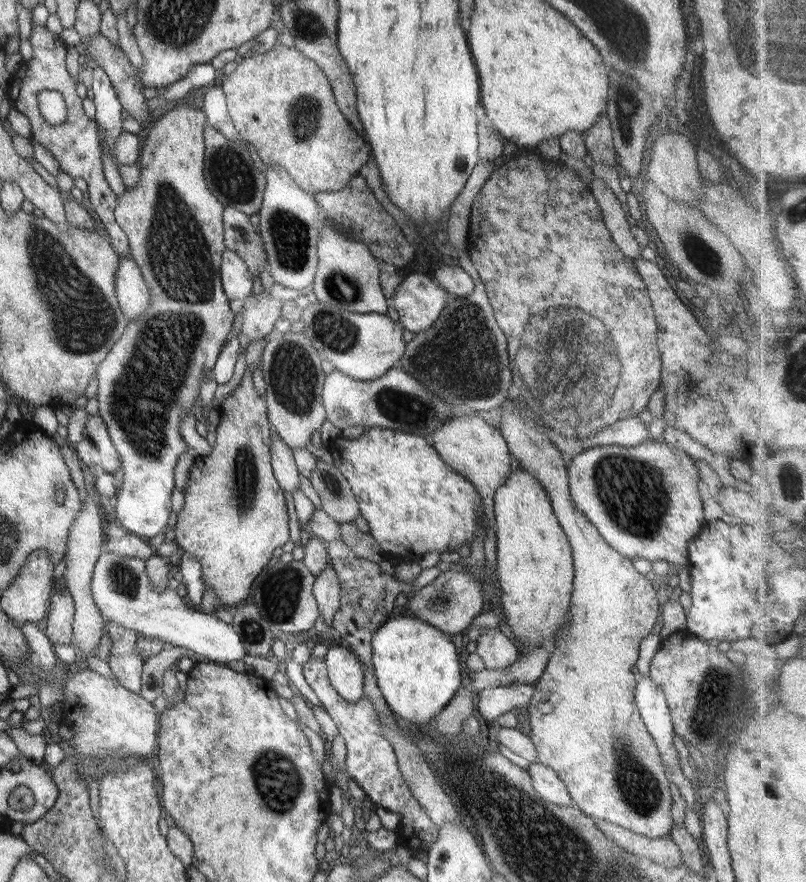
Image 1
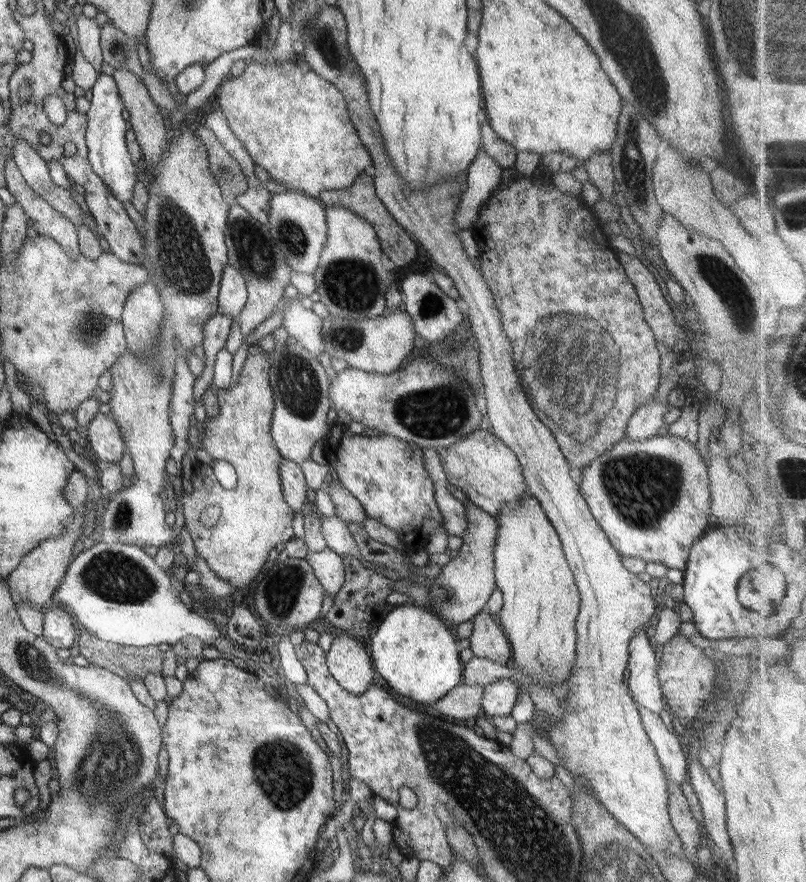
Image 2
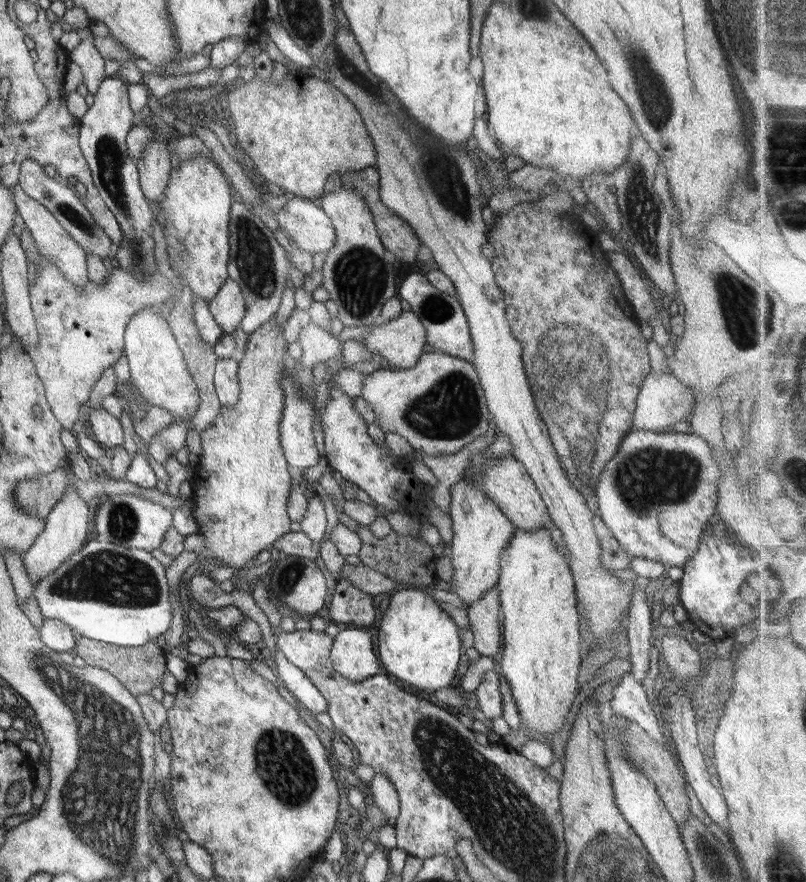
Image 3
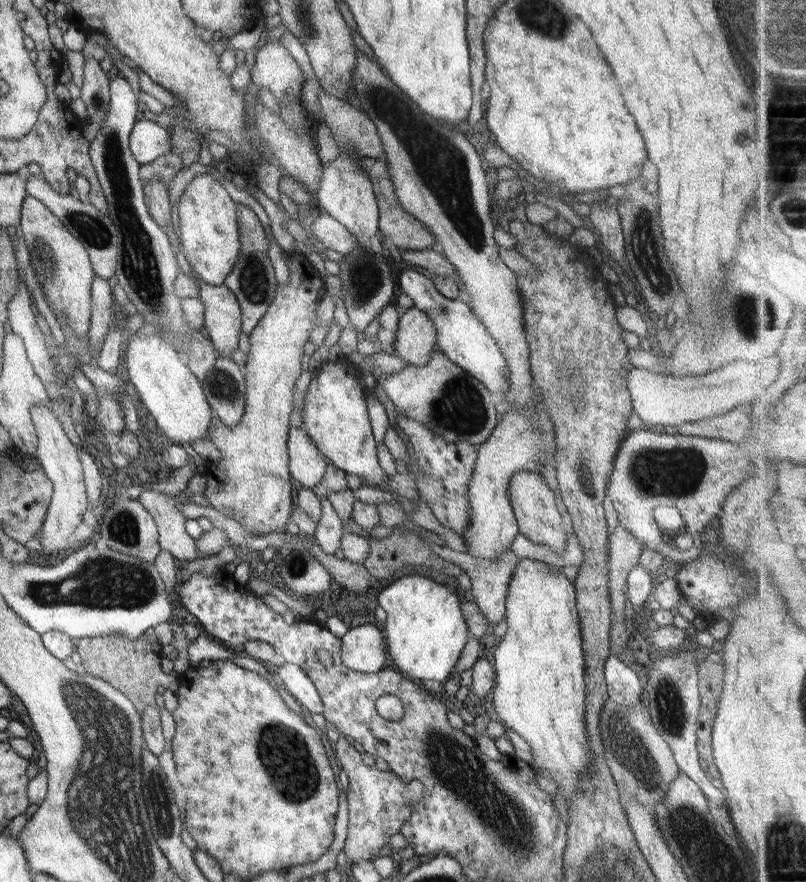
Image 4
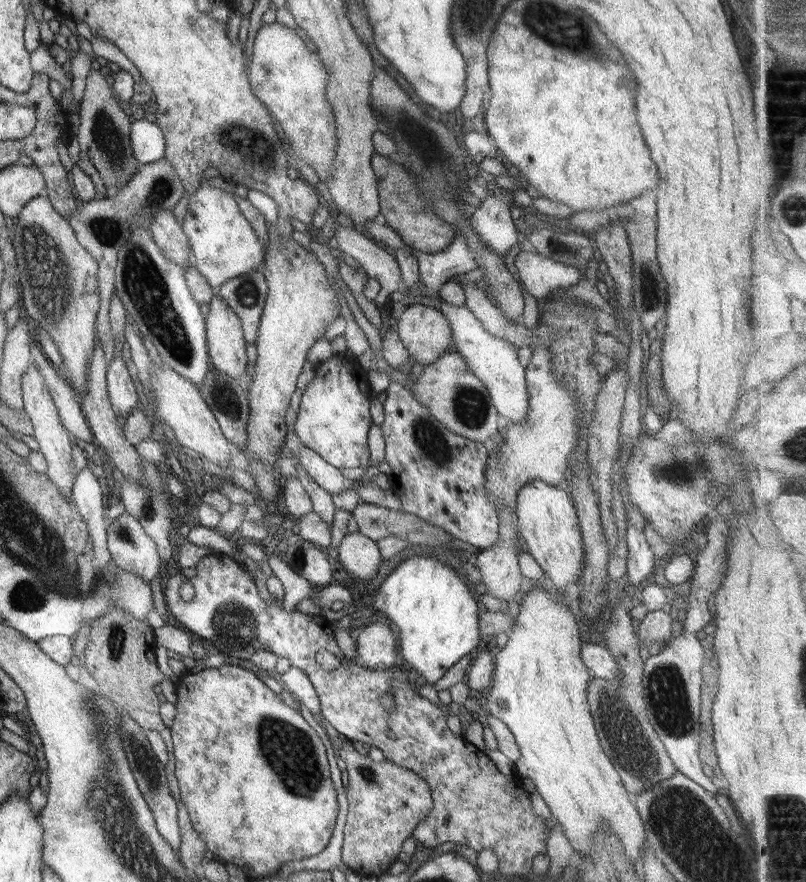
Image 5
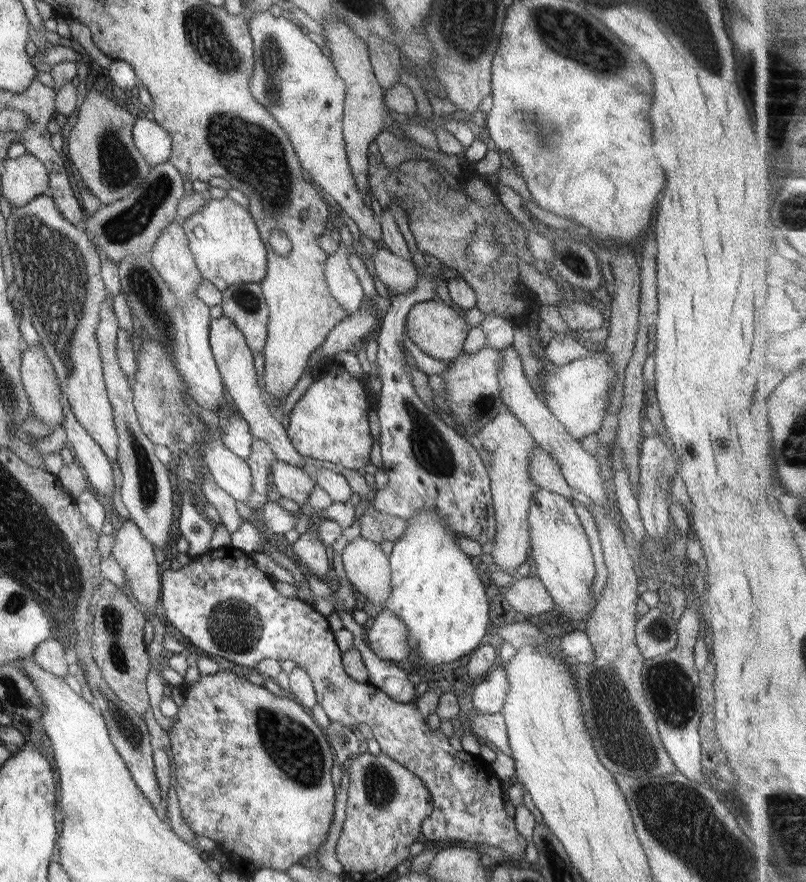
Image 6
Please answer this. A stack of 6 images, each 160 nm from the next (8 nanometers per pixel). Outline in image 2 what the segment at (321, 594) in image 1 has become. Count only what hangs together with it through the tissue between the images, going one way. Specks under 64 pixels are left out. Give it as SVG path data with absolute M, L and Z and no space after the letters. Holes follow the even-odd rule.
M331 549L308 551L305 561L313 570L315 579L323 587L324 593L334 596L344 581L344 566L341 557Z

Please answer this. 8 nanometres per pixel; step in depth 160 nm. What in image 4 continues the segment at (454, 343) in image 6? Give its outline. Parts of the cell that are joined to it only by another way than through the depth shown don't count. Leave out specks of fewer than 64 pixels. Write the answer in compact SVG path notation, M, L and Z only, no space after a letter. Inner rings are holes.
M413 306L404 309L398 318L393 354L409 365L428 364L437 333L433 321L424 312Z

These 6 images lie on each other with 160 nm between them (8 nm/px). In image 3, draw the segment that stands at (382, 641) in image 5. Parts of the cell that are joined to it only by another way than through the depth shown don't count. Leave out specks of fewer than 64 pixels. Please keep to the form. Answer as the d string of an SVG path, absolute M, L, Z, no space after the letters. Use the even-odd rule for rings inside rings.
M347 626L334 636L329 660L333 670L350 681L363 680L379 672L371 635L357 626Z

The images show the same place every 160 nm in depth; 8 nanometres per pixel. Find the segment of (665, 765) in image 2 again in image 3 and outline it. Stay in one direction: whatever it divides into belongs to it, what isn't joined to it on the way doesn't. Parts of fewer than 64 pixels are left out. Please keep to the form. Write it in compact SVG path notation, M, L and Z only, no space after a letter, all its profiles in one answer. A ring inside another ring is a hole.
M624 673L611 692L610 707L613 712L625 716L627 721L640 726L656 743L665 744L655 719L655 709L647 701L645 692L630 674Z

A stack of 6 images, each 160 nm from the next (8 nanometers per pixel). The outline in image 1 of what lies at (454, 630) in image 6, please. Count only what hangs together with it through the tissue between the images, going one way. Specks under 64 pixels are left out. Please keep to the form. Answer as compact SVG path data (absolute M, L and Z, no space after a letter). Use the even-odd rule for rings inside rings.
M416 616L387 619L370 638L371 666L387 706L409 724L425 724L448 704L461 684L461 666L450 637Z

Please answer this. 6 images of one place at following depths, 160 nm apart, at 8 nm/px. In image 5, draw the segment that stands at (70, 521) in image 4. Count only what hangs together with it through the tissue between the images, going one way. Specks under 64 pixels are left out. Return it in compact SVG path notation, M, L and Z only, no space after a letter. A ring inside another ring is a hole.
M31 362L20 376L20 389L22 394L22 409L30 418L33 428L33 438L39 444L38 451L42 454L47 466L45 476L59 488L63 498L67 498L71 504L71 486L75 475L71 473L71 442L68 430L61 425L56 406L51 398L44 378L39 374L36 366Z

